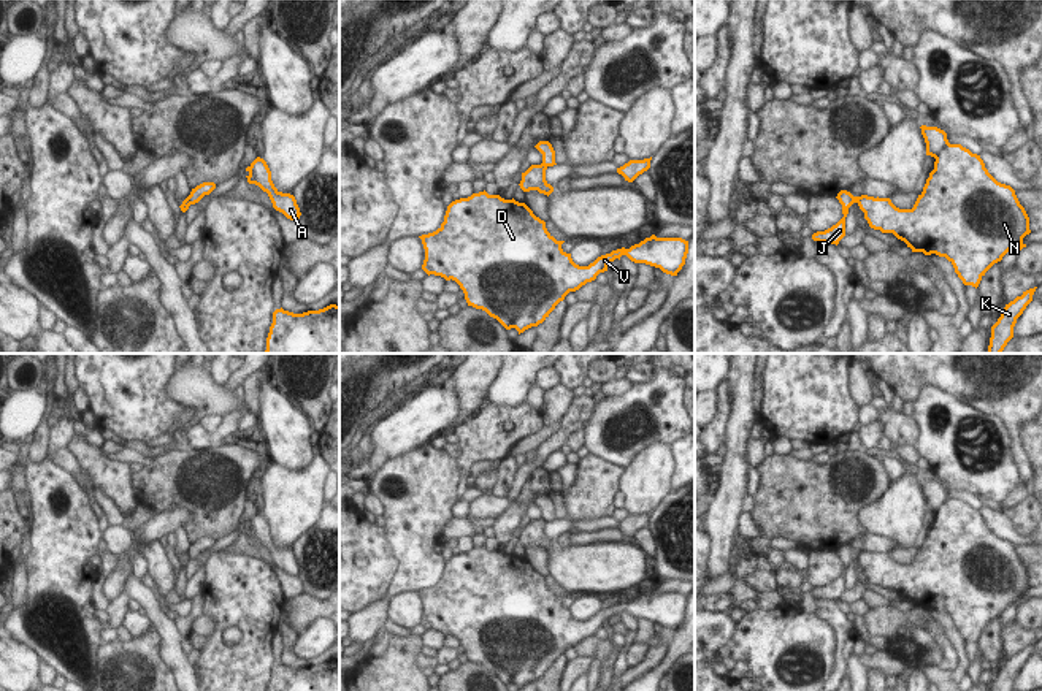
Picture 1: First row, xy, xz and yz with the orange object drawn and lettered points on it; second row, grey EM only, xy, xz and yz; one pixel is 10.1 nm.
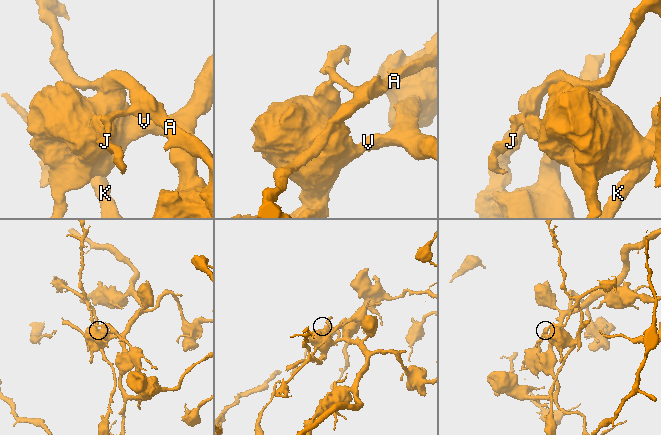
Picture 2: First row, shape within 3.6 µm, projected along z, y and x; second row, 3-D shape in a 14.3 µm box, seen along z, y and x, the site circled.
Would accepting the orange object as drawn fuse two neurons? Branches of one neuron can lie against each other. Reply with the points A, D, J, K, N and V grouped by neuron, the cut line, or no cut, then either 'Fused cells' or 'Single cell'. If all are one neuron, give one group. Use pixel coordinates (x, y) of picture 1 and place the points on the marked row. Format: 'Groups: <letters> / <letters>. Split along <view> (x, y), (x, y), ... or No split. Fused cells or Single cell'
Groups: A J K / D N V. Split along yz (949, 143), (934, 157). Fused cells.

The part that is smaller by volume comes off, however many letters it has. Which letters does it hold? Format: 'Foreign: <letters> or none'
Foreign: A, J, K

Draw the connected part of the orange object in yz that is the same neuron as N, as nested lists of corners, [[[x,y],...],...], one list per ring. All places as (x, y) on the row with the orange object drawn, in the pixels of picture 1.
[[[948,144],[936,157],[934,170],[929,173],[923,192],[918,195],[912,209],[896,208],[890,198],[874,198],[861,195],[858,201],[860,209],[869,227],[882,233],[893,233],[904,241],[912,252],[923,252],[925,255],[936,254],[945,257],[955,268],[955,273],[964,285],[979,287],[985,273],[1013,247],[1020,252],[1026,244],[1023,238],[1031,233],[1029,217],[1020,204],[1015,190],[1010,185],[998,182],[985,168],[980,155],[972,154],[961,144]]]

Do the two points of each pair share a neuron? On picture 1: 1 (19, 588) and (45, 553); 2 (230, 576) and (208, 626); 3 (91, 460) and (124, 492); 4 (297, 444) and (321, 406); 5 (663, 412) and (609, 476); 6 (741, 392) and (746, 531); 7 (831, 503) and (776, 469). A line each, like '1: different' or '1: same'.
1: different
2: different
3: same
4: different
5: different
6: different
7: same

